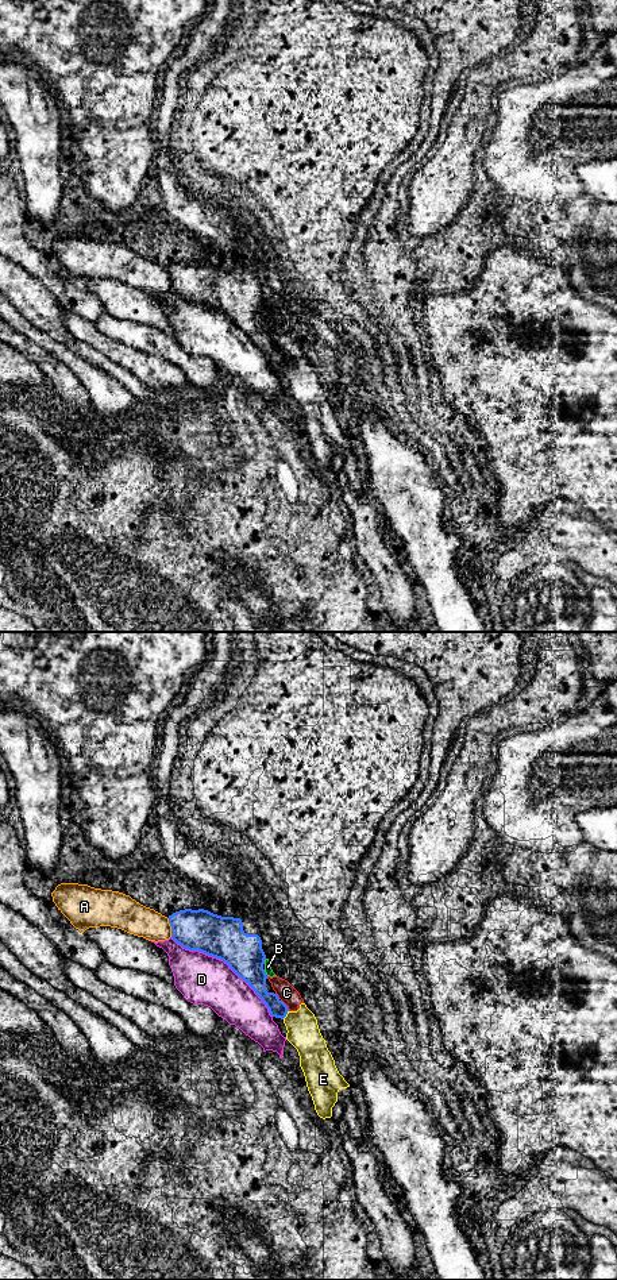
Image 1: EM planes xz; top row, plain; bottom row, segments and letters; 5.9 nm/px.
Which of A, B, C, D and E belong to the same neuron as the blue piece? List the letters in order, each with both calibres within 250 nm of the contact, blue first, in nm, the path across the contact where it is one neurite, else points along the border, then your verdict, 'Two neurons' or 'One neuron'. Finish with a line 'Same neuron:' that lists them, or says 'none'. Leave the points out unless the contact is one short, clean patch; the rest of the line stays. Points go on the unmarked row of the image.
A: Thickness 240 nm (blue) against 190 nm. Two neurons
B: Thickness 220 nm (blue) against 50 nm. Two neurons
C: Thickness 140 nm (blue) against 110 nm. Boundary: xz (276, 344), (289, 362). Two neurons
D: Thickness 260 nm (blue) against 300 nm. Two neurons
E: Thickness 100 nm (blue) against 190 nm. Two neurons
Same neuron: none

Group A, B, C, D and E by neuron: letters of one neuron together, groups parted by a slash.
A / B C E / D

